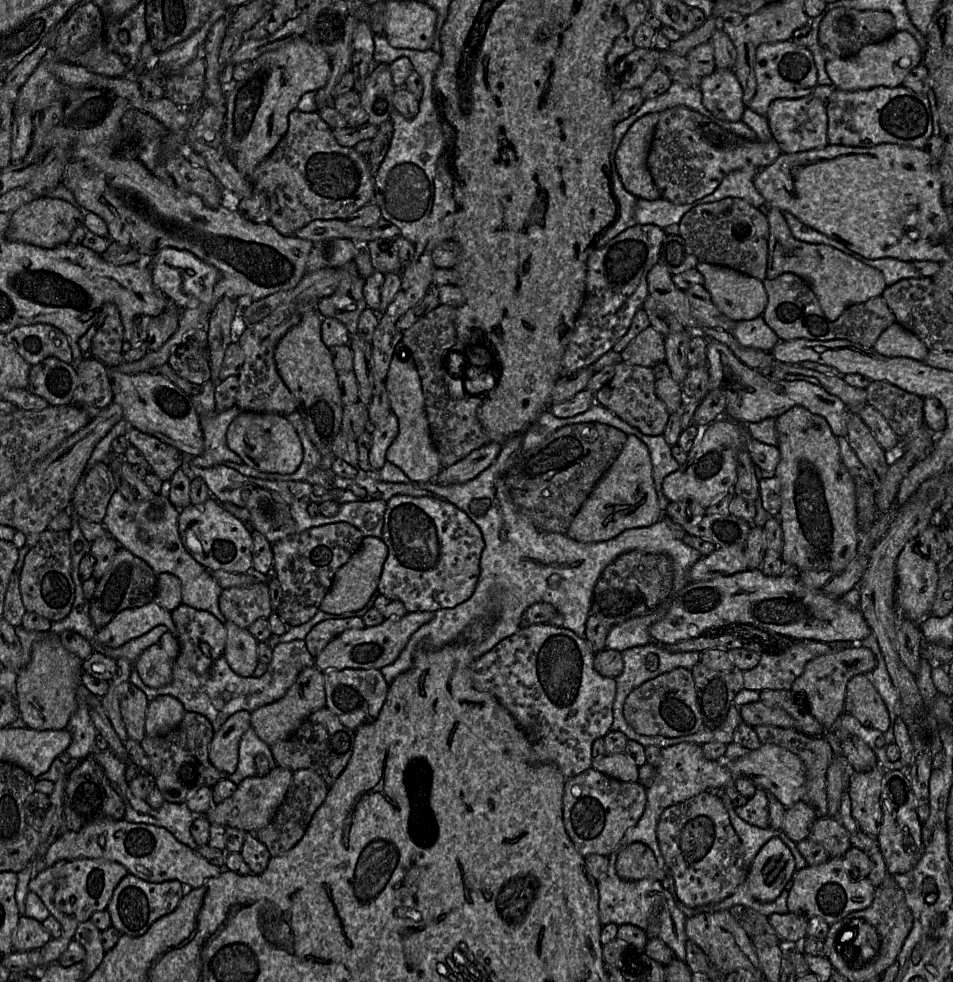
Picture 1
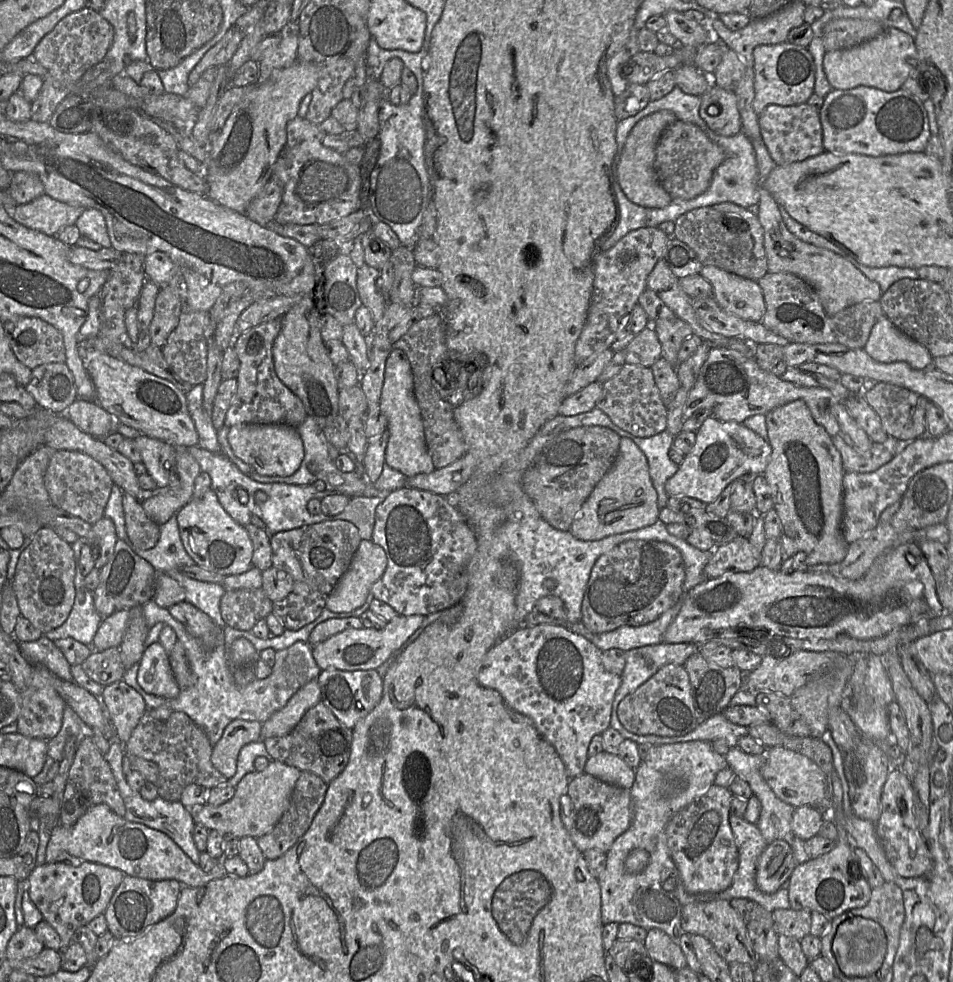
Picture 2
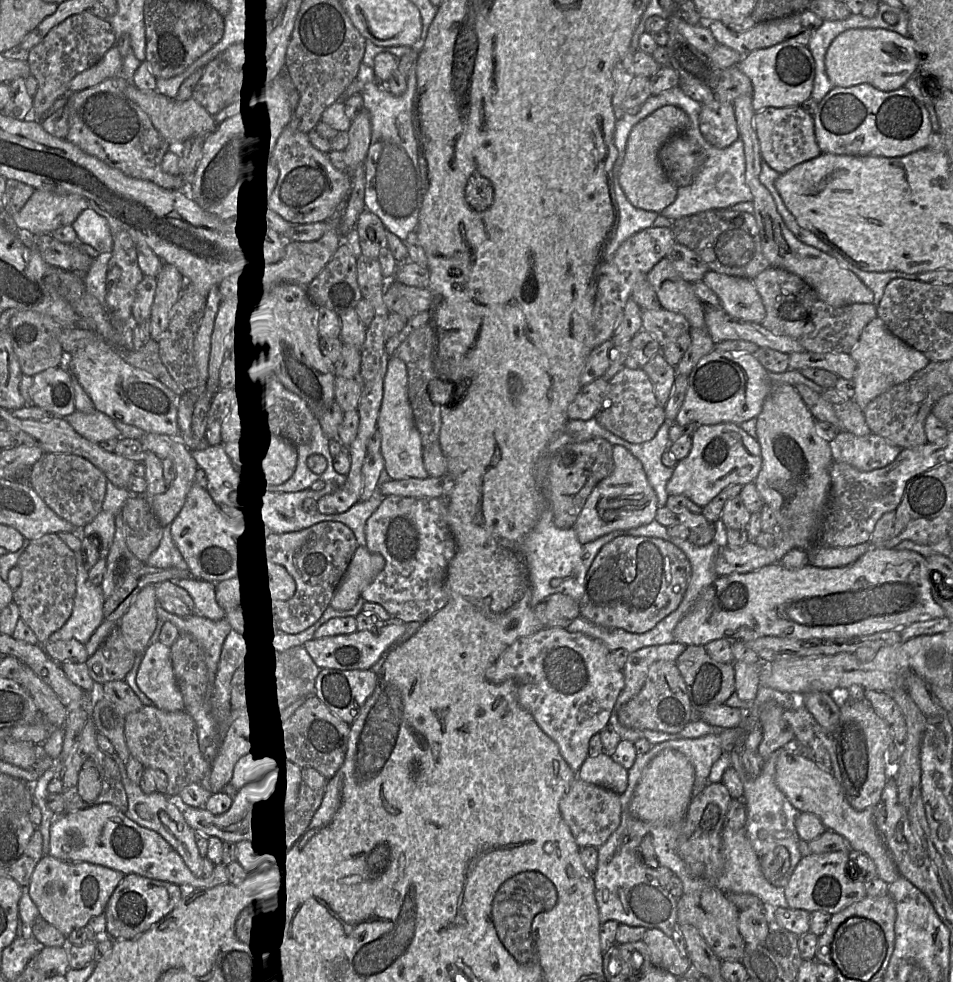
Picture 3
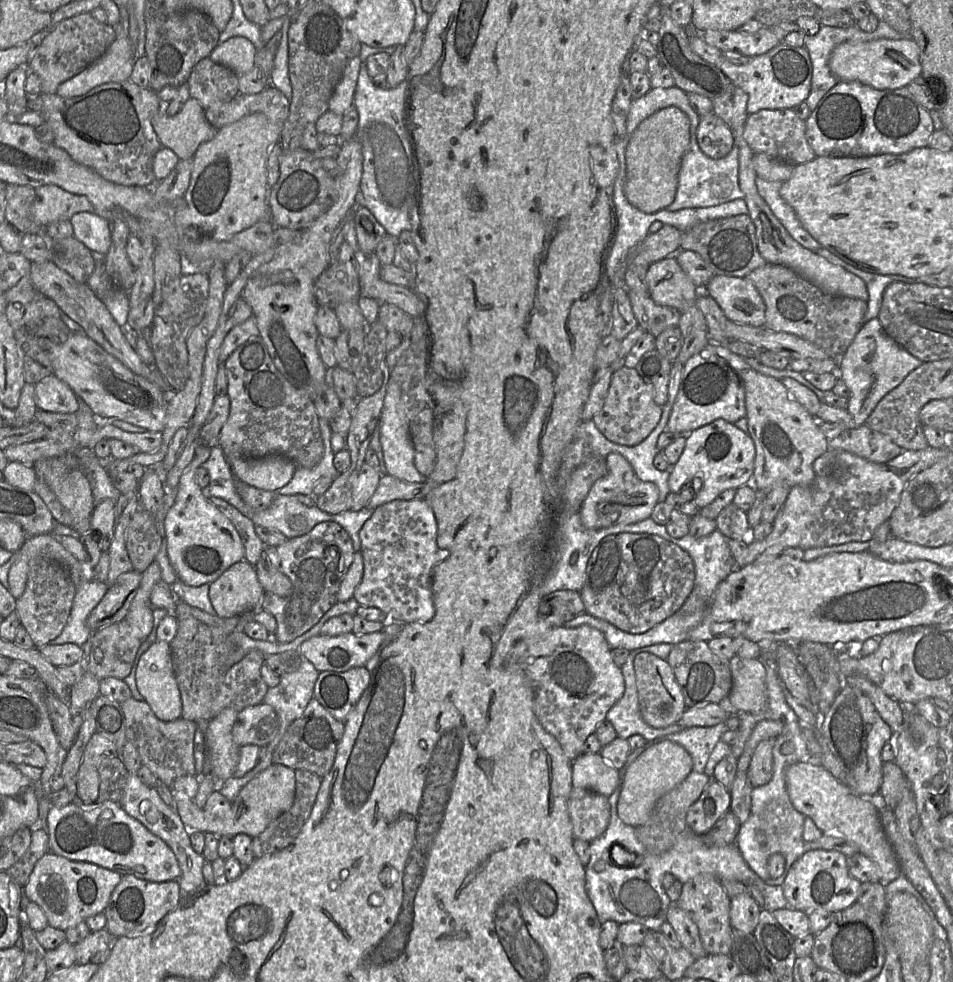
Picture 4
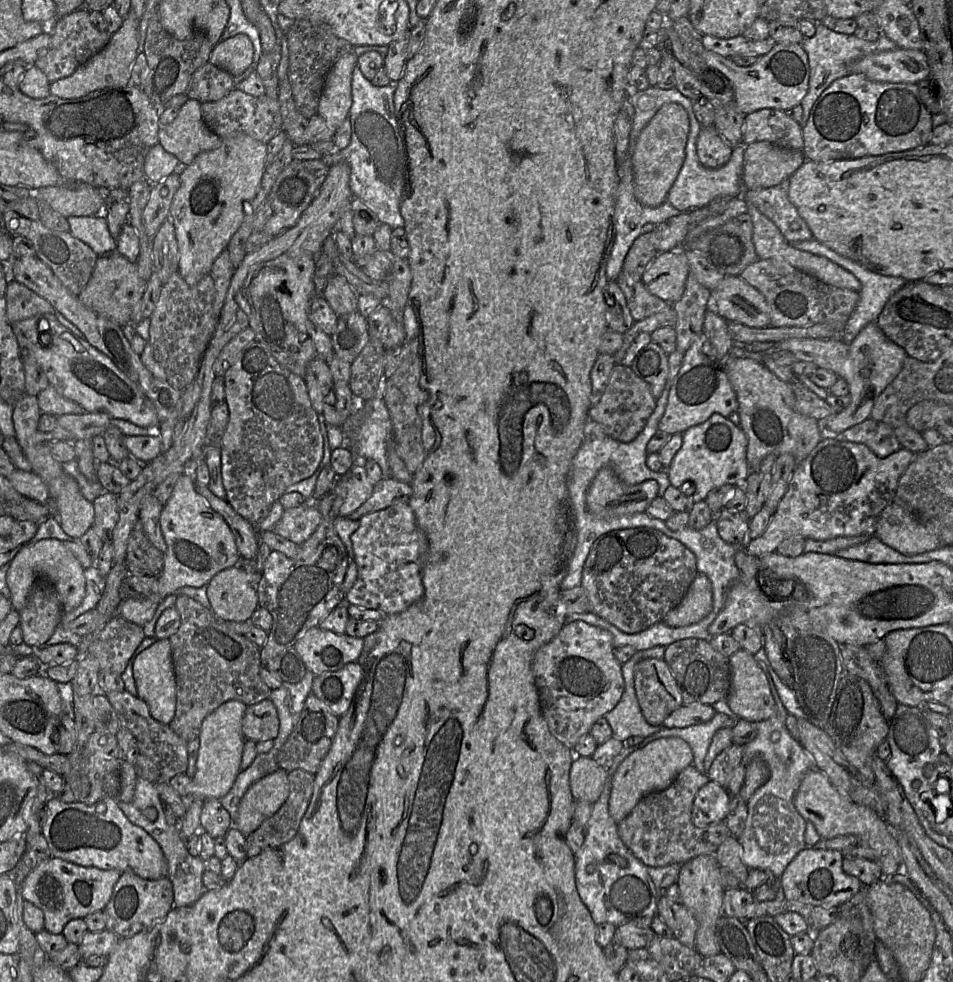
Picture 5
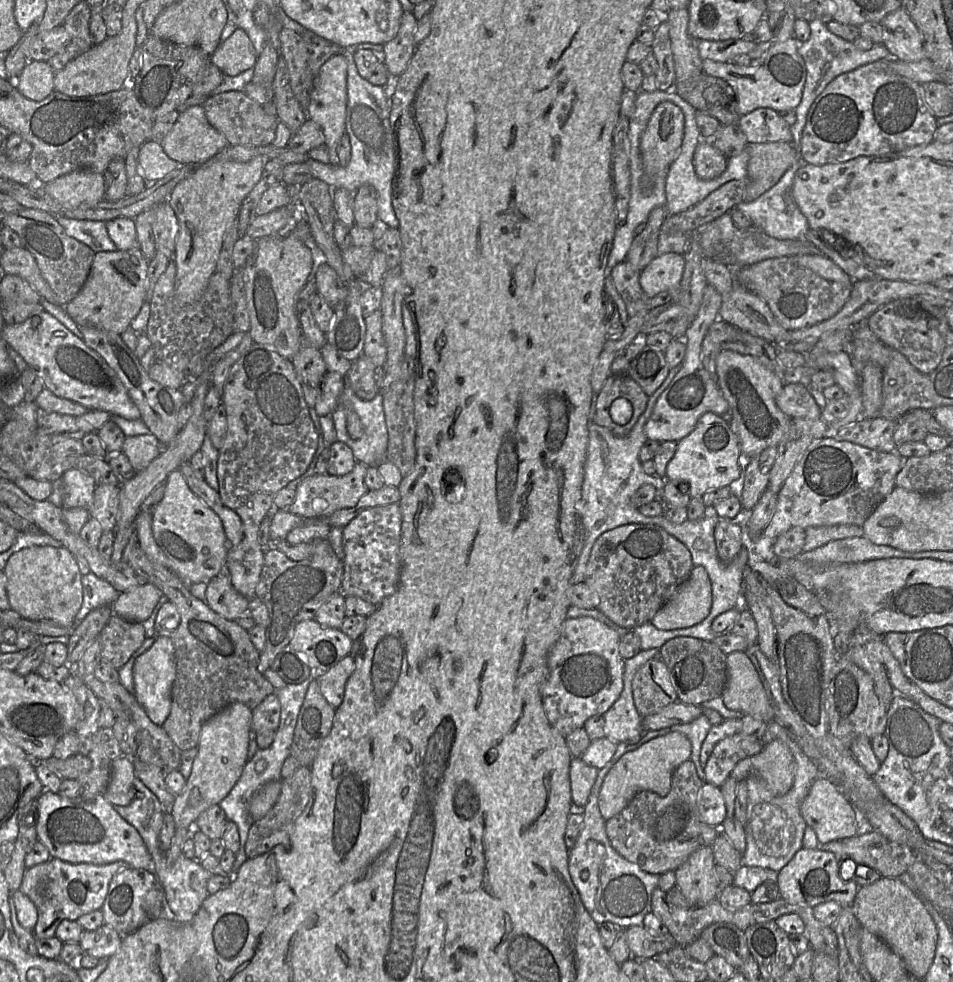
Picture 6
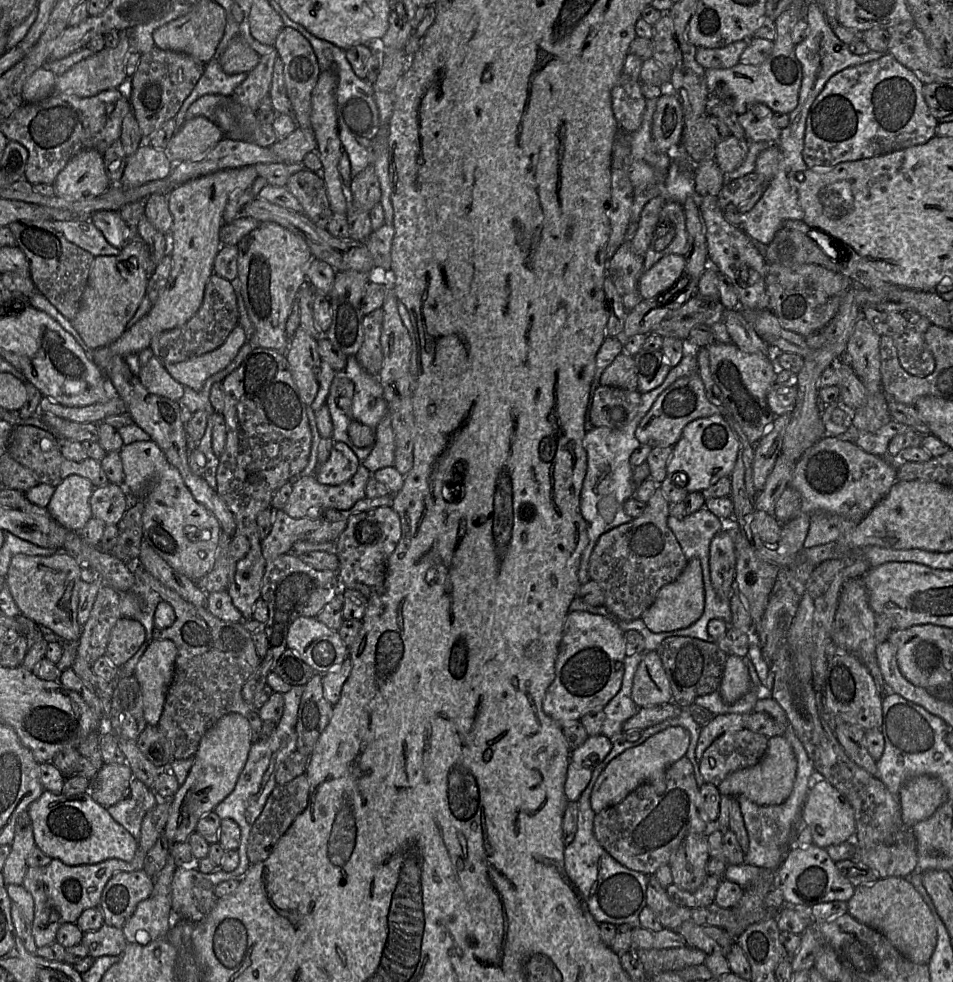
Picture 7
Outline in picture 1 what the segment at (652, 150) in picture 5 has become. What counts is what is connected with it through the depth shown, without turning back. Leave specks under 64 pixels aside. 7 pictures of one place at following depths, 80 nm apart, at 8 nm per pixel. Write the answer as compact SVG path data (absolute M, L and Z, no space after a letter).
M659 112L638 119L626 132L616 152L617 171L624 188L637 198L656 200L661 194L647 166Z

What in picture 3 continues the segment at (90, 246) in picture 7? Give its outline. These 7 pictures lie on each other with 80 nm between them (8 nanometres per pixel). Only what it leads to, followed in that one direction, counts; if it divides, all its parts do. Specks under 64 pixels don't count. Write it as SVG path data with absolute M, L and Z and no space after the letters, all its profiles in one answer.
M91 207L84 210L73 222L79 243L95 248L100 254L112 252L113 237L107 219Z

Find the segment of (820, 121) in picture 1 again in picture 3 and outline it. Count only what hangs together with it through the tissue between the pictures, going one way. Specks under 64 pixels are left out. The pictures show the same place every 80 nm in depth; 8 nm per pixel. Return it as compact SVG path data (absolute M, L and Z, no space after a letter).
M801 106L767 107L755 113L754 126L762 160L779 174L822 153L815 137L813 116L805 112Z

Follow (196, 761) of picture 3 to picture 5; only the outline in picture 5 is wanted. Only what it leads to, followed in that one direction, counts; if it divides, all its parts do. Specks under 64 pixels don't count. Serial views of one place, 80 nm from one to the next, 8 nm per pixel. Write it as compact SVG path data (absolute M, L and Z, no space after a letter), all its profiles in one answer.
M126 690L104 694L106 694L107 699L115 709L121 727L129 730L136 738L140 754L149 757L158 766L161 781L168 783L177 774L184 774L186 772L188 767L188 742L177 735L169 725L155 720L151 716L149 707L145 701Z

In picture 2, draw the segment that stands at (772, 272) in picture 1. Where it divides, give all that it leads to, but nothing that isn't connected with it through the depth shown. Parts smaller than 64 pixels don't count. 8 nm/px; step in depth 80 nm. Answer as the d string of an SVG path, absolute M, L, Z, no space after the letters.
M759 181L759 202L757 216L764 230L764 248L768 272L792 273L808 282L816 291L820 303L829 316L863 301L878 301L882 295L880 285L867 278L848 259L836 253L804 242L787 228L780 213L778 203Z

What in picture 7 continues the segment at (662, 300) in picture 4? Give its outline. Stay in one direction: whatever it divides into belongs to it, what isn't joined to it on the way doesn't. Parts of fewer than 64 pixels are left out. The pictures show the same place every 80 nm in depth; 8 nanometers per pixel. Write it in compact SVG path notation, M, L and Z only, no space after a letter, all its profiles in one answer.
M670 254L661 258L639 279L639 292L644 300L659 299L667 291L677 291L676 283L685 274L683 255Z

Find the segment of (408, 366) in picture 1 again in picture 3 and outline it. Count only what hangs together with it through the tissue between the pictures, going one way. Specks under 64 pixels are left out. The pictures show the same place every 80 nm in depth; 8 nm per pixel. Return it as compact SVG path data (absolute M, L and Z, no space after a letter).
M395 355L389 357L387 364L377 430L381 434L380 453L384 458L384 470L392 480L429 477L423 463L421 436L415 425L408 397L407 367L405 362Z

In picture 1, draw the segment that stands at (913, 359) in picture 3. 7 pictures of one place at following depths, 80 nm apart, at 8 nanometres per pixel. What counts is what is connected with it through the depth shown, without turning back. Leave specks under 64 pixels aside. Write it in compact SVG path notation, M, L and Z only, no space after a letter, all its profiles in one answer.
M896 322L880 334L873 348L887 357L908 357L918 361L925 361L929 351L916 335Z

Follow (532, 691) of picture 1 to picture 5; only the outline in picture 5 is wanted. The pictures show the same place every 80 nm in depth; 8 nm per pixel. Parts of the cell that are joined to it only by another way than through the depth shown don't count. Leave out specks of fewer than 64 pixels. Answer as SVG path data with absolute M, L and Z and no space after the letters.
M584 621L565 623L560 632L534 654L532 672L538 691L542 716L550 732L563 744L573 749L579 739L588 734L593 724L611 711L624 691L622 664L614 655L611 633Z

